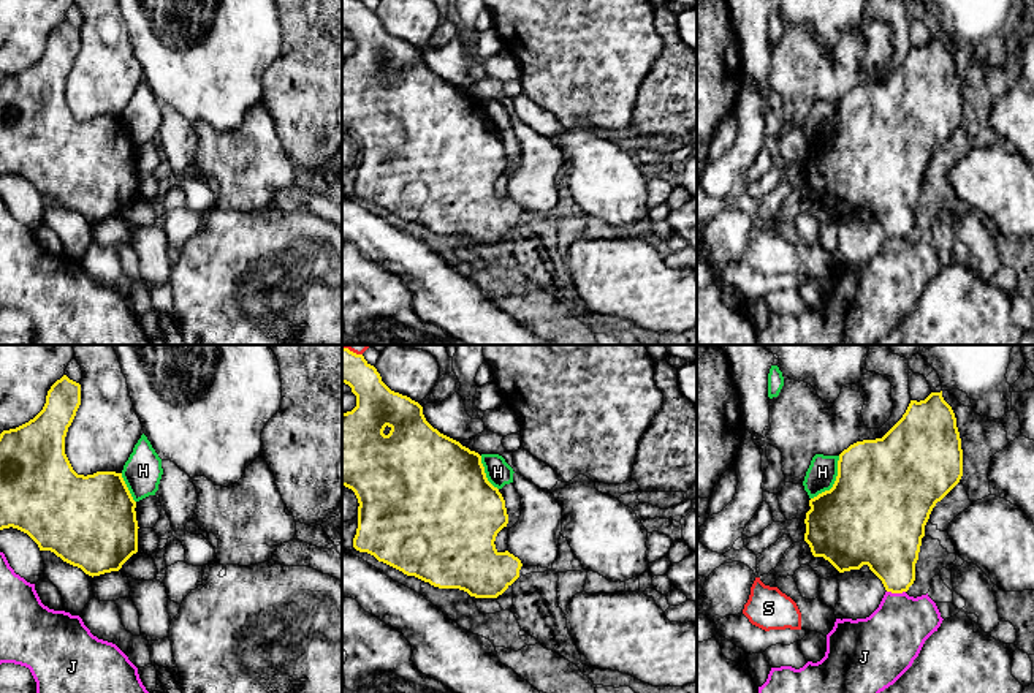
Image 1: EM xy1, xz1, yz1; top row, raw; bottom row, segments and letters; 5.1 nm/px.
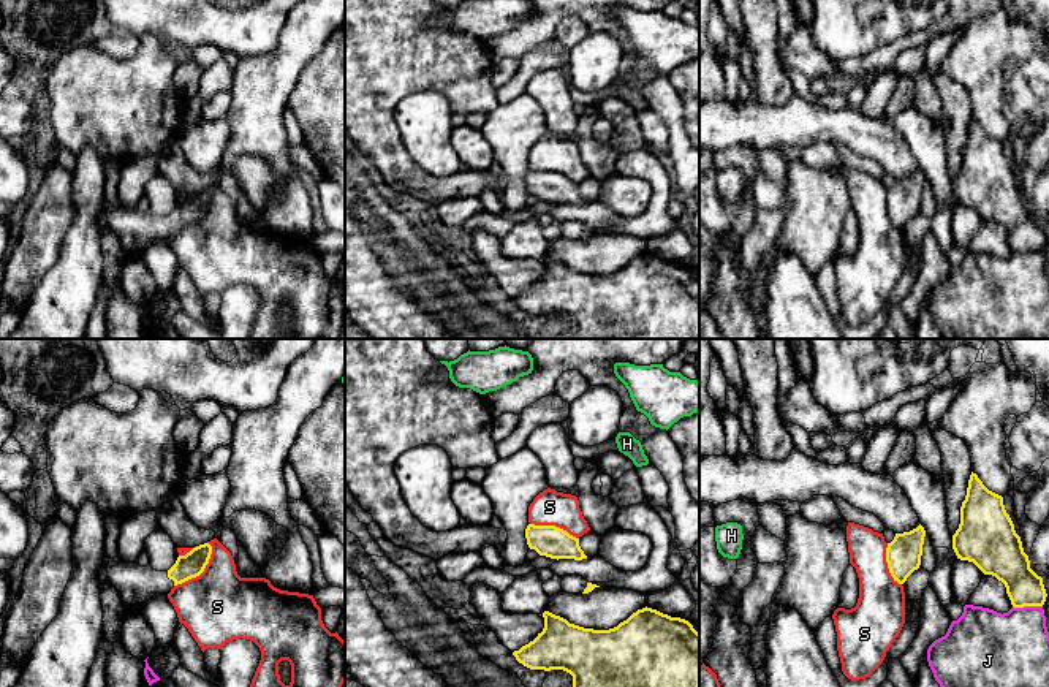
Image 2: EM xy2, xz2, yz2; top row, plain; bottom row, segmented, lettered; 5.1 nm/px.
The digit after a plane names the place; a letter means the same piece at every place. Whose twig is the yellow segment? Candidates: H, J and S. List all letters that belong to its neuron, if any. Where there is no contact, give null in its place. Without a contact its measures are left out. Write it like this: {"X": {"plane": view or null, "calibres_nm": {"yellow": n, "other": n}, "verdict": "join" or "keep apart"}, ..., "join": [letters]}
{"H": {"plane": "yz1", "calibres_nm": {"yellow": 500, "other": 150}, "verdict": "keep apart"}, "J": {"plane": "yz2", "calibres_nm": {"yellow": 200, "other": 400}, "verdict": "keep apart"}, "S": {"plane": "xy2", "calibres_nm": {"yellow": 130, "other": 380}, "verdict": "keep apart"}, "join": []}

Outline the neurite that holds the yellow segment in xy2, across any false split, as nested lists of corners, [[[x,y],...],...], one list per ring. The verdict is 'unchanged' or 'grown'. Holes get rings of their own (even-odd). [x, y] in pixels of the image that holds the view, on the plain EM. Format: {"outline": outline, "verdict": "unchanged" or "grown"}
{"outline": [[[209,188],[199,190],[185,201],[179,201],[168,217],[157,217],[150,211],[141,212],[122,203],[104,203],[98,226],[100,231],[106,228],[116,233],[120,244],[133,252],[158,241],[168,241],[174,231],[199,222],[209,209],[210,199]]], "verdict": "grown"}

